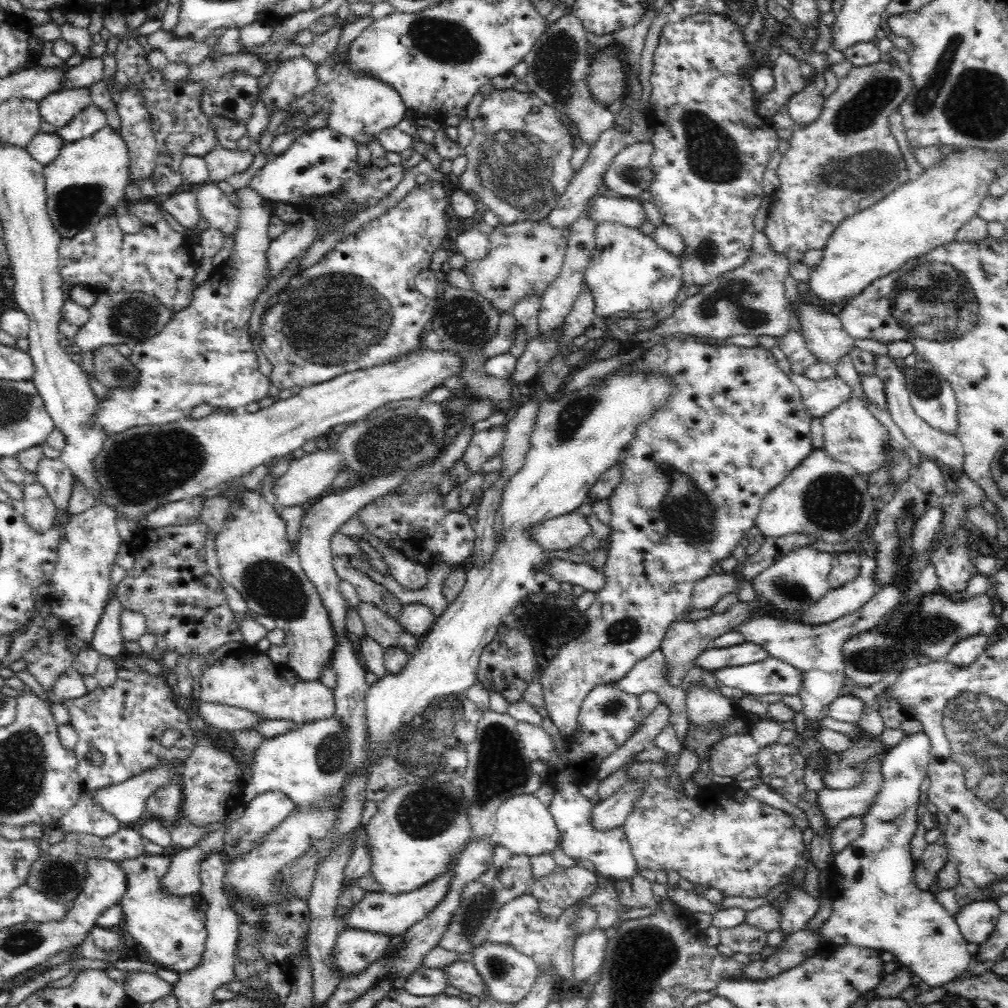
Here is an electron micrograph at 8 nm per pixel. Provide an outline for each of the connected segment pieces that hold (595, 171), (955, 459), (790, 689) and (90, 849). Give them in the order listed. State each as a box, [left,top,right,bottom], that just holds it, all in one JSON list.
[[546,122,634,230],[876,356,965,473],[715,658,801,694],[28,826,145,902]]

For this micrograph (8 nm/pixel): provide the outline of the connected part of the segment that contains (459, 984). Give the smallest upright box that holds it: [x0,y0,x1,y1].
[438,961,486,996]

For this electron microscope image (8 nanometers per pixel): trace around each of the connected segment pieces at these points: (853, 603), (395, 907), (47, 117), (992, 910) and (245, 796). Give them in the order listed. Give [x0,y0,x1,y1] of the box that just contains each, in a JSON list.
[[800,567,877,624],[340,855,460,937],[38,88,90,130],[954,900,1002,946],[241,714,350,805]]

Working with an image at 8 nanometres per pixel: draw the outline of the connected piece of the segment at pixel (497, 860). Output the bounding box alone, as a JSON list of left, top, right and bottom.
[437,844,533,954]

